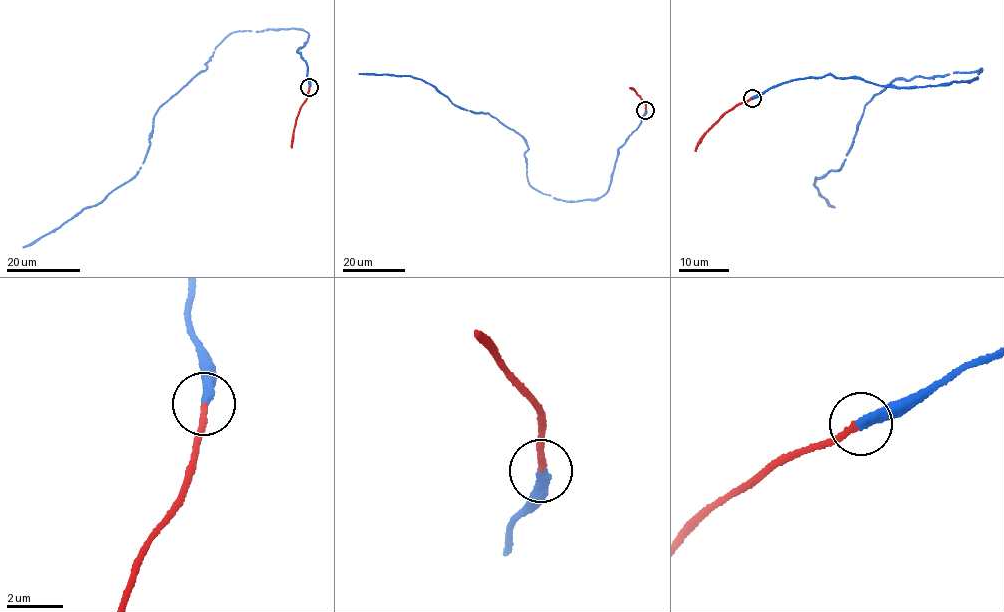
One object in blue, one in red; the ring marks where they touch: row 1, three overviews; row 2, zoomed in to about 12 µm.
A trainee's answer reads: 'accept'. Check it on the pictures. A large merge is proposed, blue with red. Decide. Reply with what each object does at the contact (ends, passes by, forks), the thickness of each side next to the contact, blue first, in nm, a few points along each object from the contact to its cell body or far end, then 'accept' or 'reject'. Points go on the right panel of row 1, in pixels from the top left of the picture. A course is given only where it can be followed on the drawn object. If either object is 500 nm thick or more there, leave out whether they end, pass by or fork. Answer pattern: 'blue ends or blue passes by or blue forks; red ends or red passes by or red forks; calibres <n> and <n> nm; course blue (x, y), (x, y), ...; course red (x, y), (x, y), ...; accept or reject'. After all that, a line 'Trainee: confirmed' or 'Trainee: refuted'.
blue ends; red ends; calibres 400 and 240 nm; course blue (752, 98), (829, 74), (921, 87), (982, 68), (898, 78), (873, 98), (844, 163), (814, 183), (834, 208); course red (751, 99), (736, 104), (722, 116), (694, 151); accept
Trainee: confirmed

